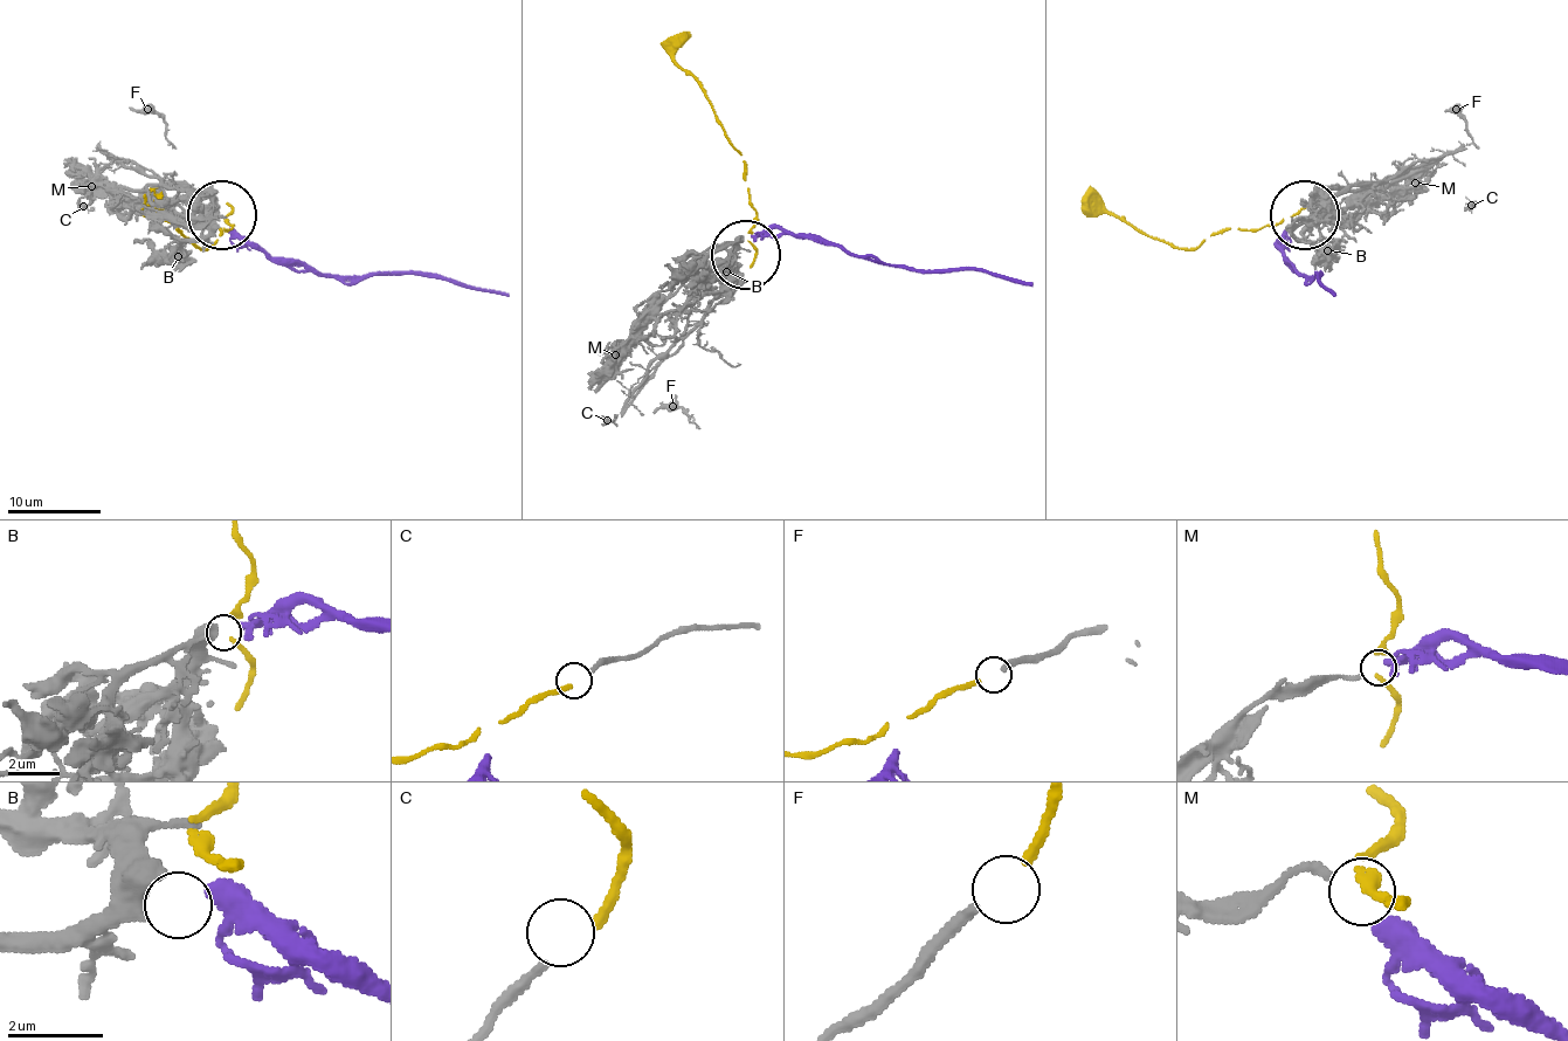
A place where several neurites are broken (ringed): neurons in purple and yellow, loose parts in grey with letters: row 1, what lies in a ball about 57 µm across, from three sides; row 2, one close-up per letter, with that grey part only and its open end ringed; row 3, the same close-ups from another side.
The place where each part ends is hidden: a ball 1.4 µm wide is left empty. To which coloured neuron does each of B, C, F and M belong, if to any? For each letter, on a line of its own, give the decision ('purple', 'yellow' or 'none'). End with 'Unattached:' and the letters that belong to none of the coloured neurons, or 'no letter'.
B: purple
C: yellow
F: none
M: none
Unattached: F, M

